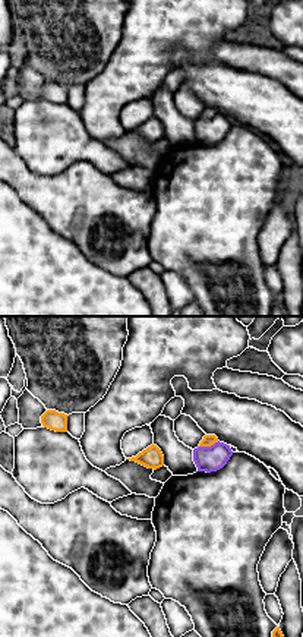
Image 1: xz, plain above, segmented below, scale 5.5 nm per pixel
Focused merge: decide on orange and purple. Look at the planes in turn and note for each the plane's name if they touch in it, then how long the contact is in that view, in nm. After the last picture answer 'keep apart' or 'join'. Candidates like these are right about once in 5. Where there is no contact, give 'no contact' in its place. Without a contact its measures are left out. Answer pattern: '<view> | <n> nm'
xz | 120 nm

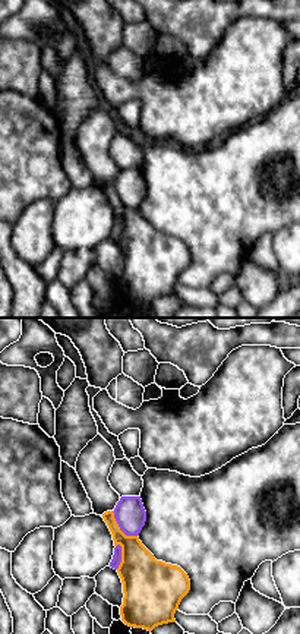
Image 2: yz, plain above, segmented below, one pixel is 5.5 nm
yz | 200 nm

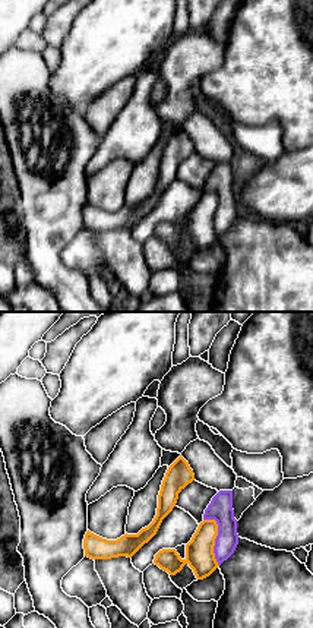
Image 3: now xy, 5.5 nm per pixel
xy | 280 nm

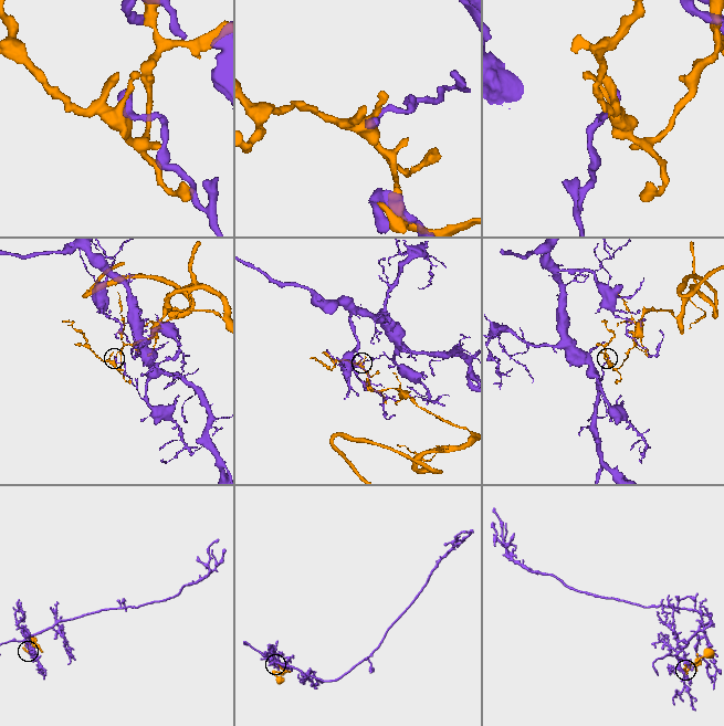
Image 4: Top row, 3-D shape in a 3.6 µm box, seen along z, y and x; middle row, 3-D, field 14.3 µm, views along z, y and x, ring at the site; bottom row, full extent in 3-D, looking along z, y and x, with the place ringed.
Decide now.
keep apart

